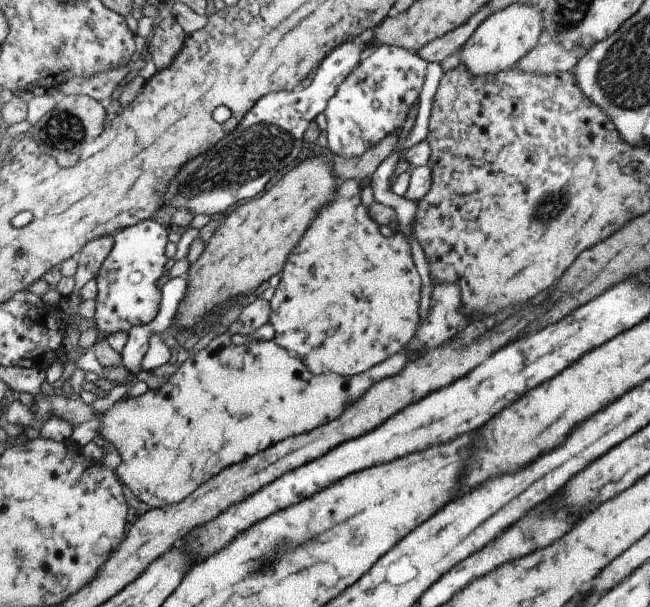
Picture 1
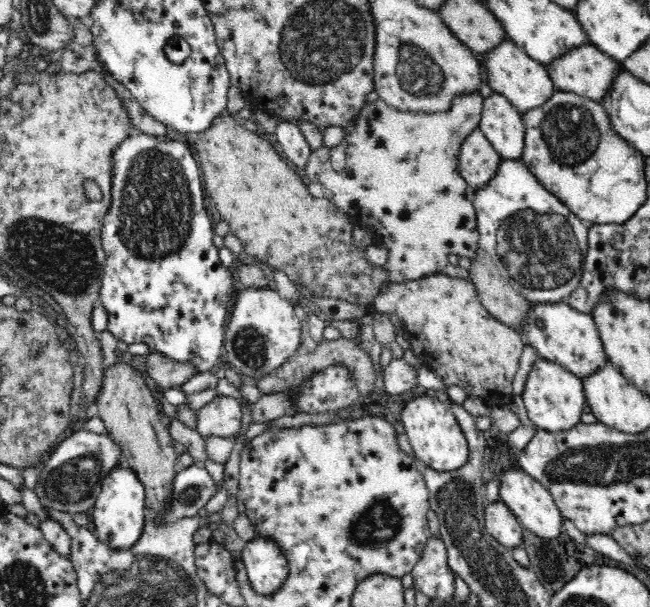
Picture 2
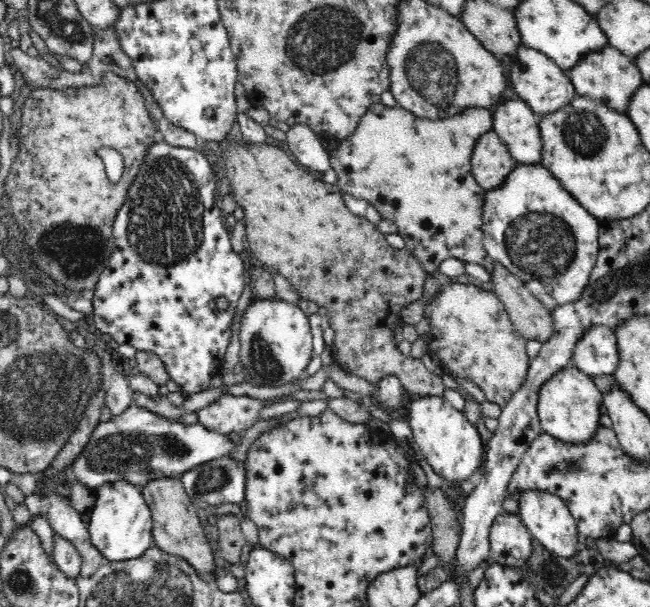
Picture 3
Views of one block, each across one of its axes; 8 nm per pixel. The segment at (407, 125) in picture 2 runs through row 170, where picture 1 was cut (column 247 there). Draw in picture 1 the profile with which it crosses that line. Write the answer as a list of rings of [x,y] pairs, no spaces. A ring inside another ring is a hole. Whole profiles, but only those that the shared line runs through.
[[[433,282],[430,312],[419,323],[418,330],[410,339],[407,348],[362,374],[346,378],[330,371],[313,375],[300,357],[279,347],[274,339],[248,340],[244,344],[234,345],[234,334],[258,330],[260,326],[269,322],[270,313],[271,304],[262,296],[242,306],[239,317],[226,333],[208,339],[193,355],[180,360],[180,369],[170,375],[169,382],[158,389],[149,389],[137,397],[120,397],[107,410],[107,414],[101,416],[99,434],[109,440],[122,457],[121,464],[116,469],[116,476],[124,486],[130,488],[138,500],[152,506],[153,509],[181,503],[200,485],[226,467],[234,466],[278,441],[309,433],[316,427],[340,418],[340,415],[352,403],[363,397],[373,384],[399,373],[409,362],[409,354],[412,351],[436,349],[470,324],[470,320],[463,313],[458,284]]]

